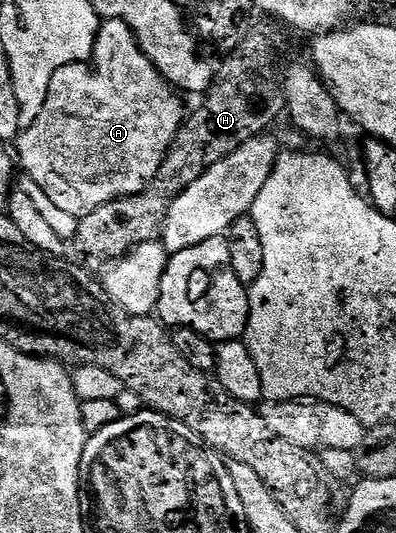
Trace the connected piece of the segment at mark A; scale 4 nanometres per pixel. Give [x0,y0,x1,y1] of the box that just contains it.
[18,19,186,220]

